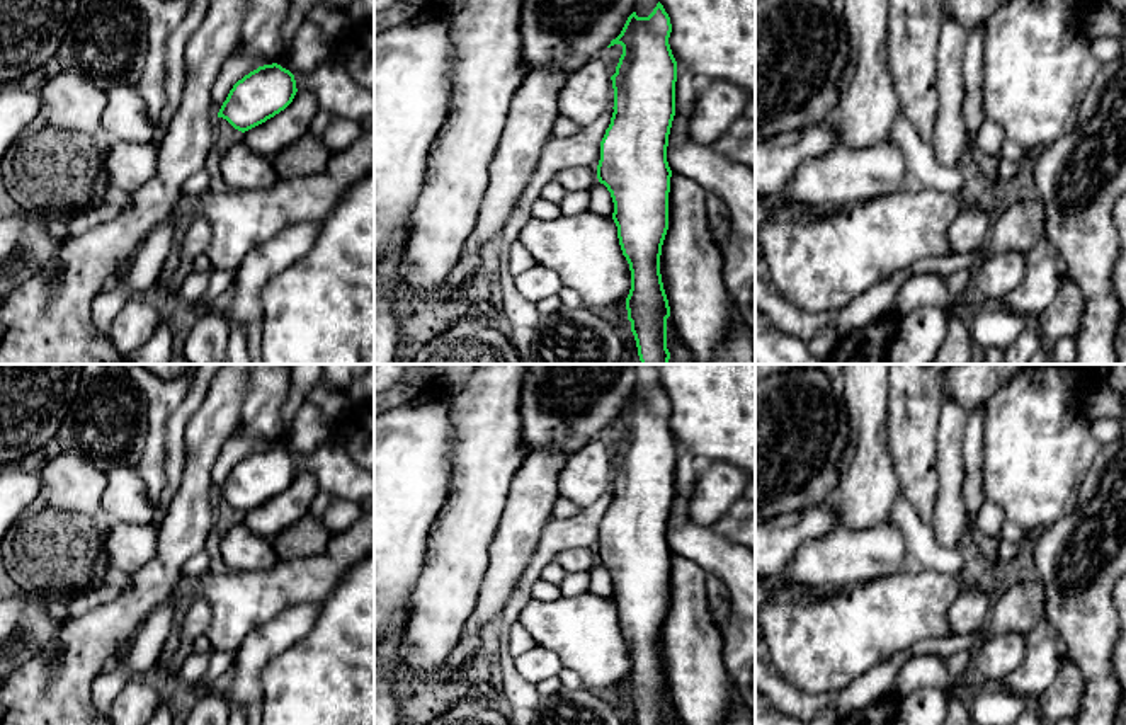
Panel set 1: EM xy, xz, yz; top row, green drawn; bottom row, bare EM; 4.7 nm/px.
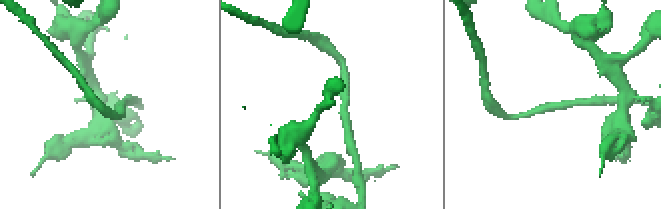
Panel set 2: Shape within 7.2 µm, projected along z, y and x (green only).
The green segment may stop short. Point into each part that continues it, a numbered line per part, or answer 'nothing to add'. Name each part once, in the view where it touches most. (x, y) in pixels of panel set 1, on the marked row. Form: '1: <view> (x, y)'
nothing to add

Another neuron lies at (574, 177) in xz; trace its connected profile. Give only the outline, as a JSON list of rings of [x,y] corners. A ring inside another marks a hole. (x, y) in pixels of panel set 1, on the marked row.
[[[568,167],[554,175],[554,180],[565,191],[590,191],[597,182],[597,168],[594,167]]]

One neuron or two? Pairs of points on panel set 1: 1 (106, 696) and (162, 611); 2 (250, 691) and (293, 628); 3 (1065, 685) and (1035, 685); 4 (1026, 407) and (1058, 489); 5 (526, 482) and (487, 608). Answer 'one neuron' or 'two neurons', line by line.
1: one neuron
2: one neuron
3: two neurons
4: one neuron
5: one neuron

